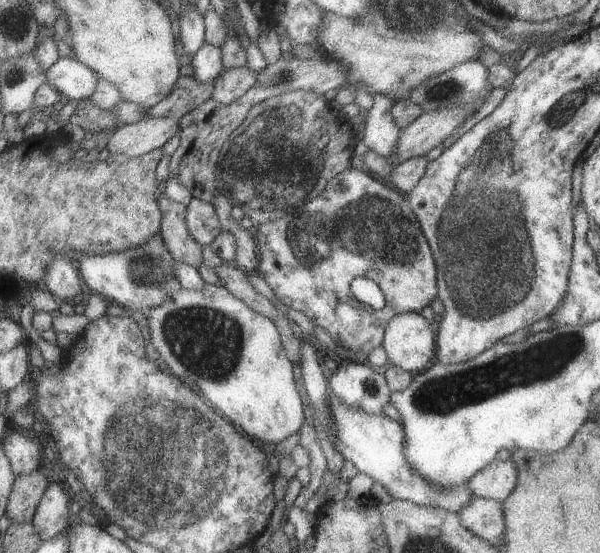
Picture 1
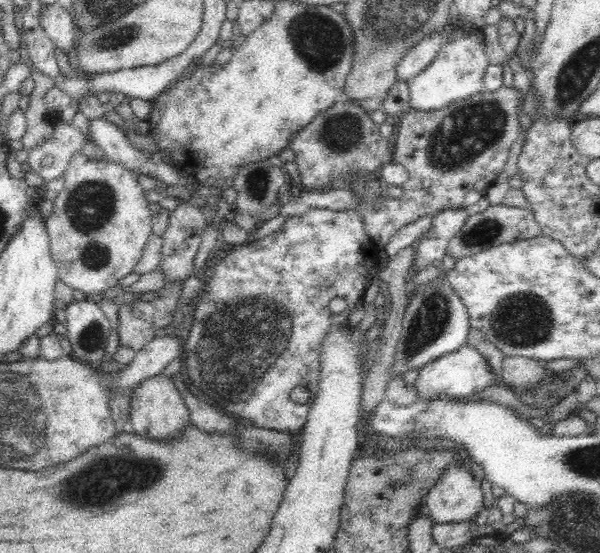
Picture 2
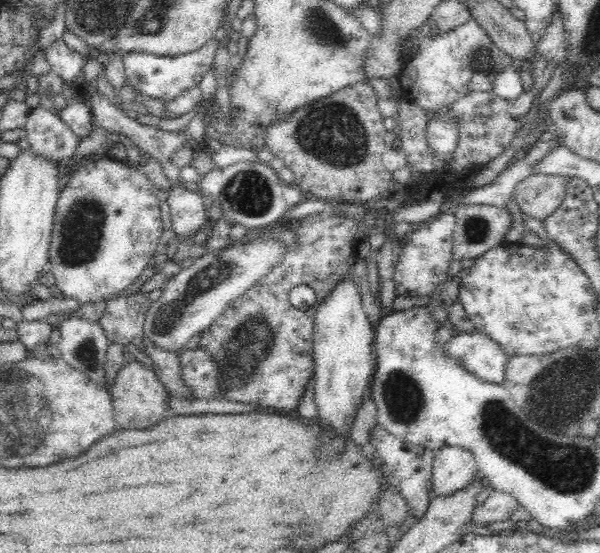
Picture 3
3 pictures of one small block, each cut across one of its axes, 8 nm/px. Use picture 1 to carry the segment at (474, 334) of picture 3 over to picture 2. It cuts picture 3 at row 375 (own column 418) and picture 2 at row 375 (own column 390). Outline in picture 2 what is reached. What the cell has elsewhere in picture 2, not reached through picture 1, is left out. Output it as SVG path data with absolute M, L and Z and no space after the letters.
M464 343L454 352L442 355L440 358L428 362L428 364L419 369L414 386L418 395L424 401L442 398L442 396L464 399L484 391L485 388L498 384L488 363L476 348Z

